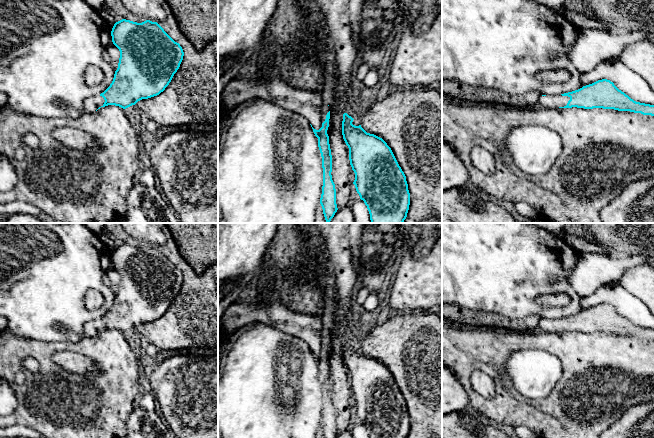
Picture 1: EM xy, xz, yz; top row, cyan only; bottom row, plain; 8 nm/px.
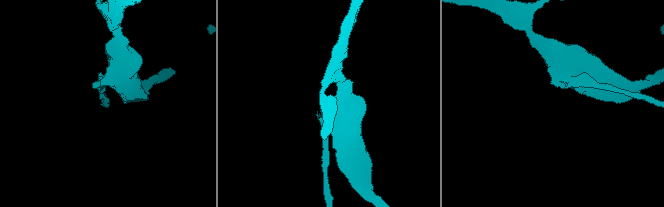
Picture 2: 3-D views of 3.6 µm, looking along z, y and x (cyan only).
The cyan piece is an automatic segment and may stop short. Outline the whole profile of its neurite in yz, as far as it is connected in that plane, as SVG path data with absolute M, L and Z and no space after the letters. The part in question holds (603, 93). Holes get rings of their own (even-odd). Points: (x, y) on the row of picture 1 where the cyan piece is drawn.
M607 79L561 95L539 95L537 105L547 108L603 108L654 116L654 105L636 102Z

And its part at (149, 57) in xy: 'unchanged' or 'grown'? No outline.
grown

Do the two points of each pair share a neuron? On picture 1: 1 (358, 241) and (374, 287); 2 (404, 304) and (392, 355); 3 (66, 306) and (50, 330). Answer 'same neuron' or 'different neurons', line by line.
1: same neuron
2: different neurons
3: same neuron

